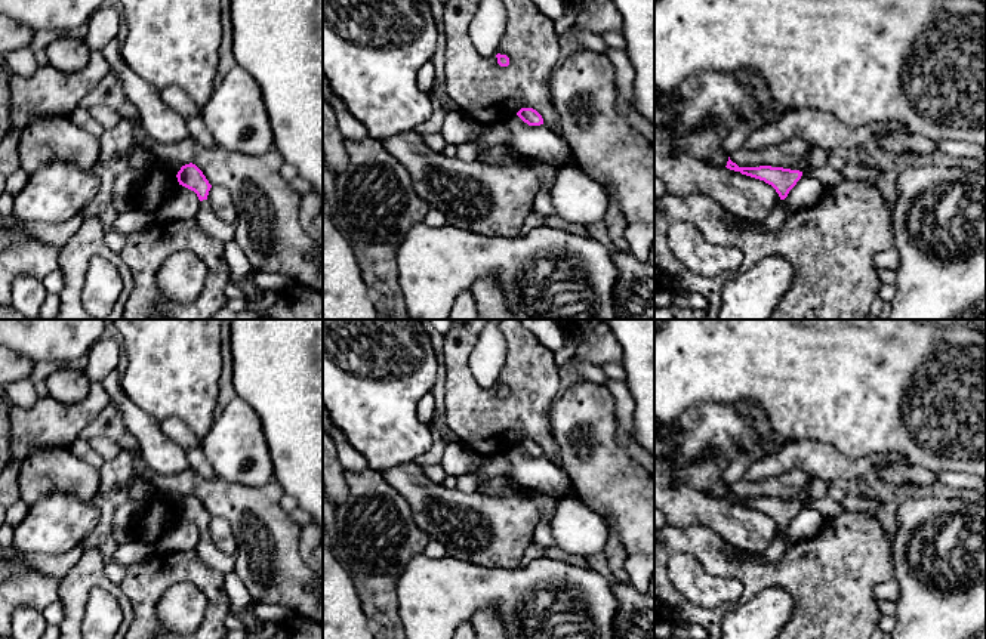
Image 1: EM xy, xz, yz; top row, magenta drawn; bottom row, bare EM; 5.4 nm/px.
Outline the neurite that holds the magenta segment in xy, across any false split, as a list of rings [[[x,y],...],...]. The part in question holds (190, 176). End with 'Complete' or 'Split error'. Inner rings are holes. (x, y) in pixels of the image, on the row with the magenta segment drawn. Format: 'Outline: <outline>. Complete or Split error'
Outline: [[[190,163],[181,167],[176,178],[179,185],[194,191],[200,200],[198,212],[195,214],[200,228],[221,243],[234,240],[234,225],[229,225],[219,219],[210,209],[207,195],[212,185],[209,183],[203,172],[195,164]]]. Split error

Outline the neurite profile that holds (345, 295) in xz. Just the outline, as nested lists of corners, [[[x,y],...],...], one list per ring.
[[[324,212],[323,320],[378,320],[357,253]]]

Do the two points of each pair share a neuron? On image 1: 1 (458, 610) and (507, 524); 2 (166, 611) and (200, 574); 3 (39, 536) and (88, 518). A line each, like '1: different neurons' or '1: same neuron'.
1: different neurons
2: different neurons
3: same neuron

